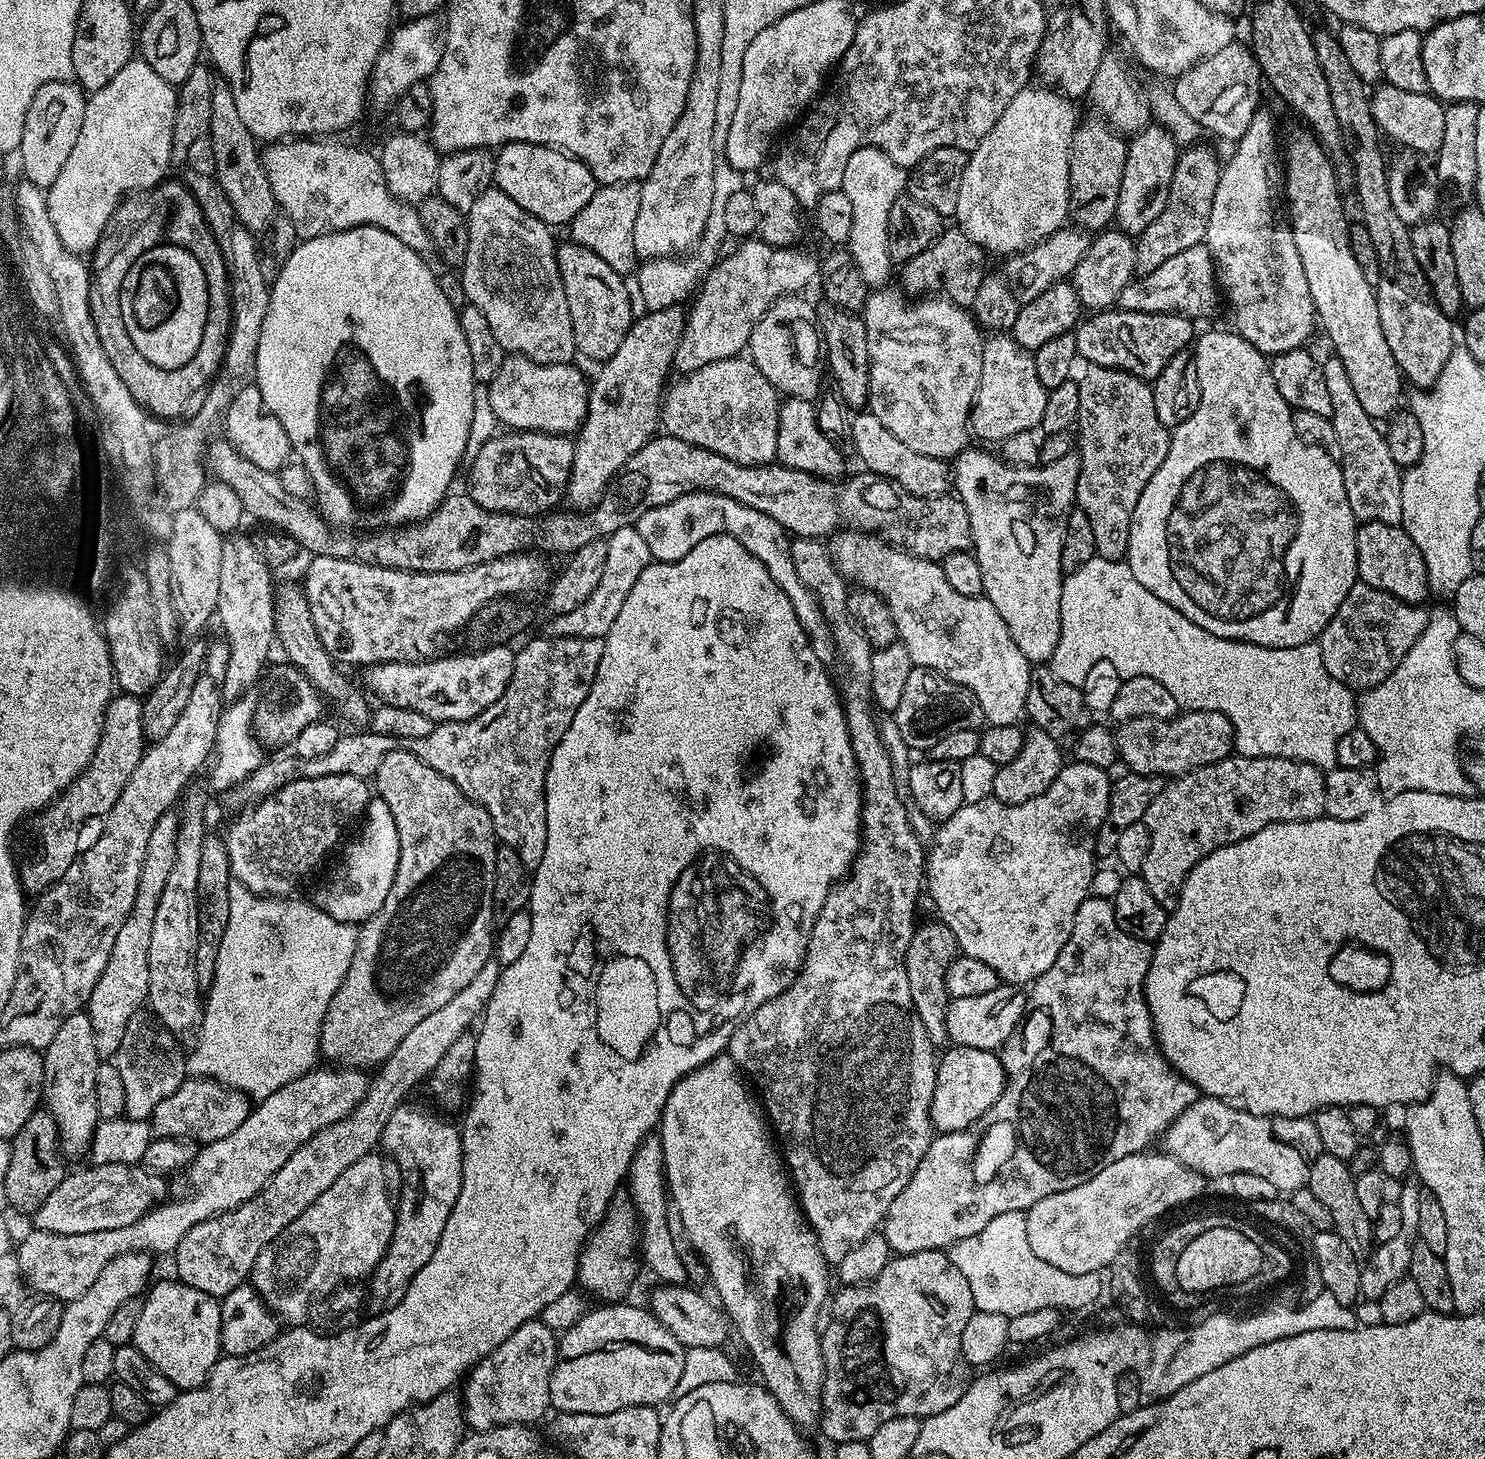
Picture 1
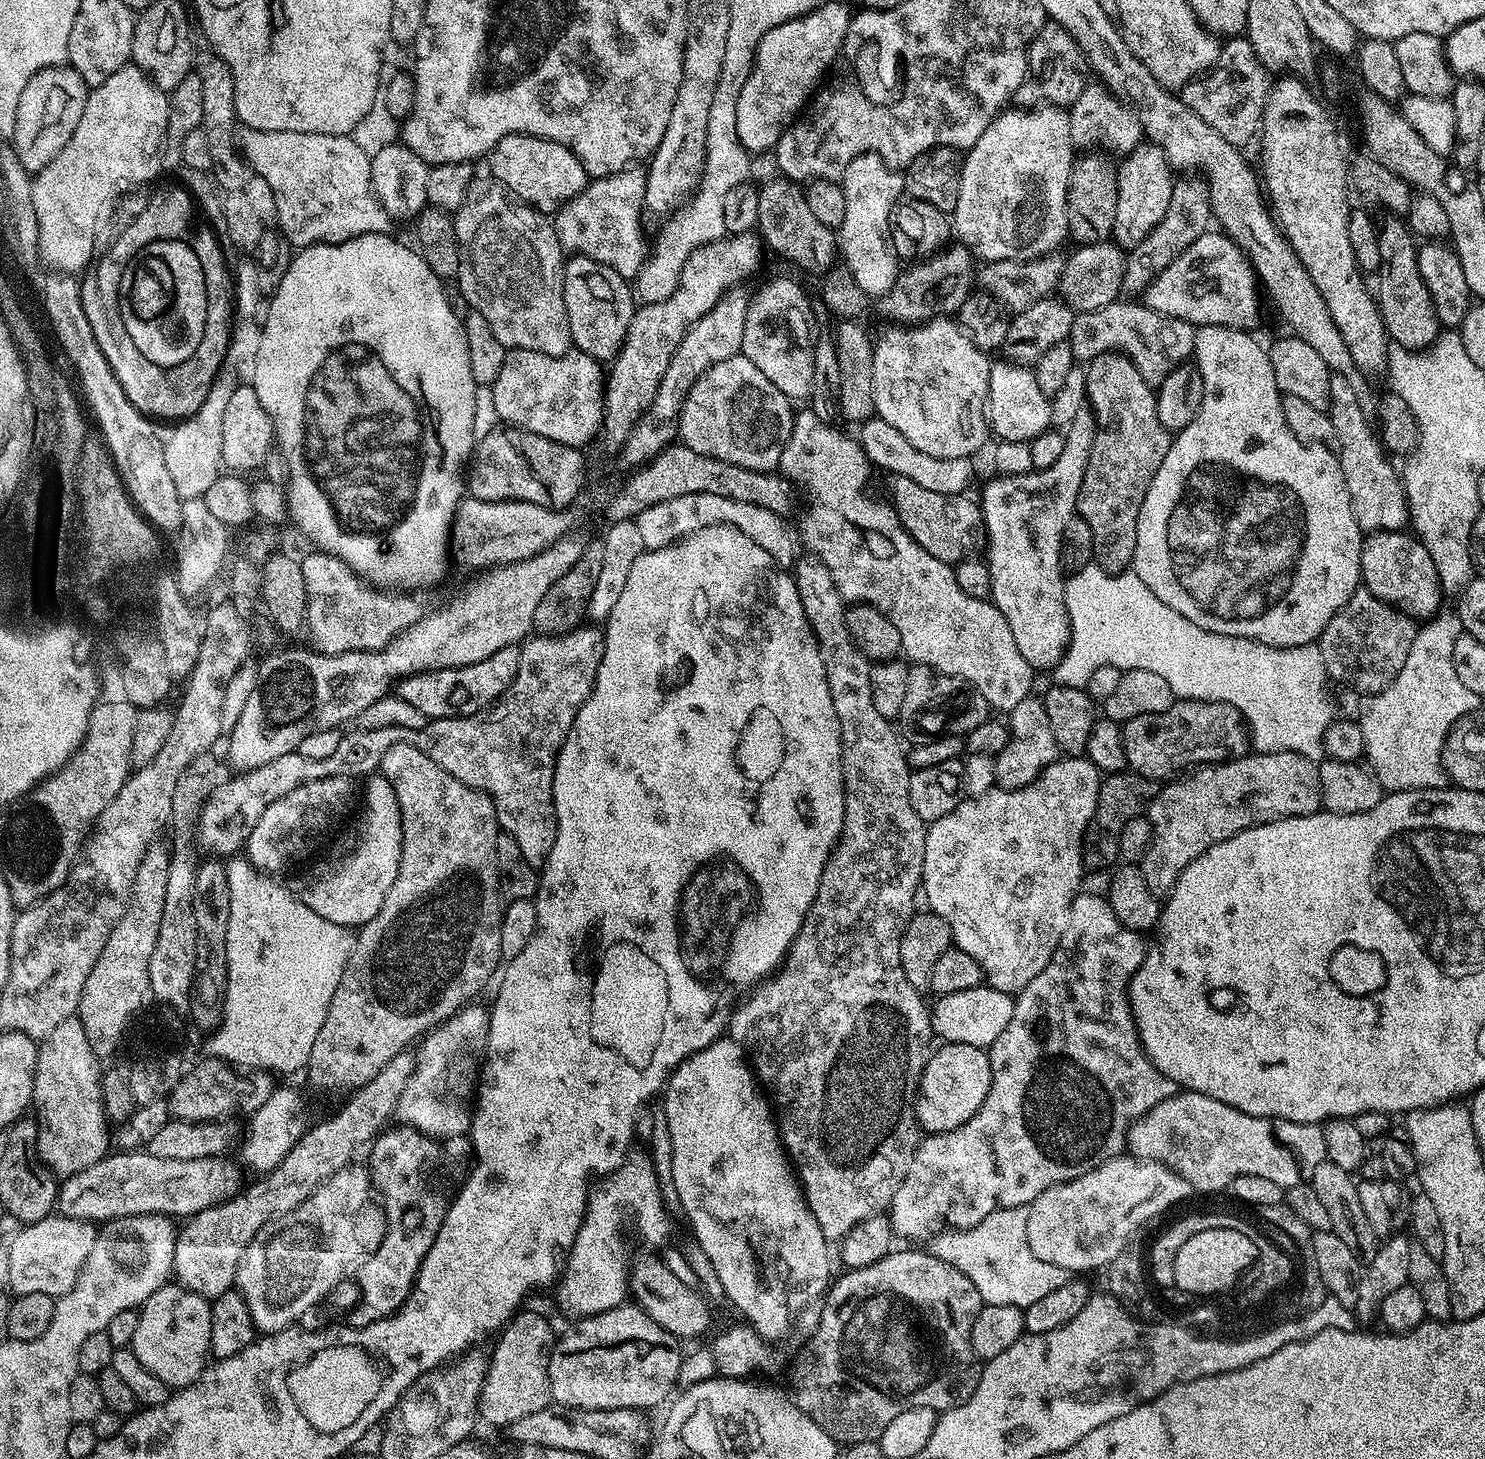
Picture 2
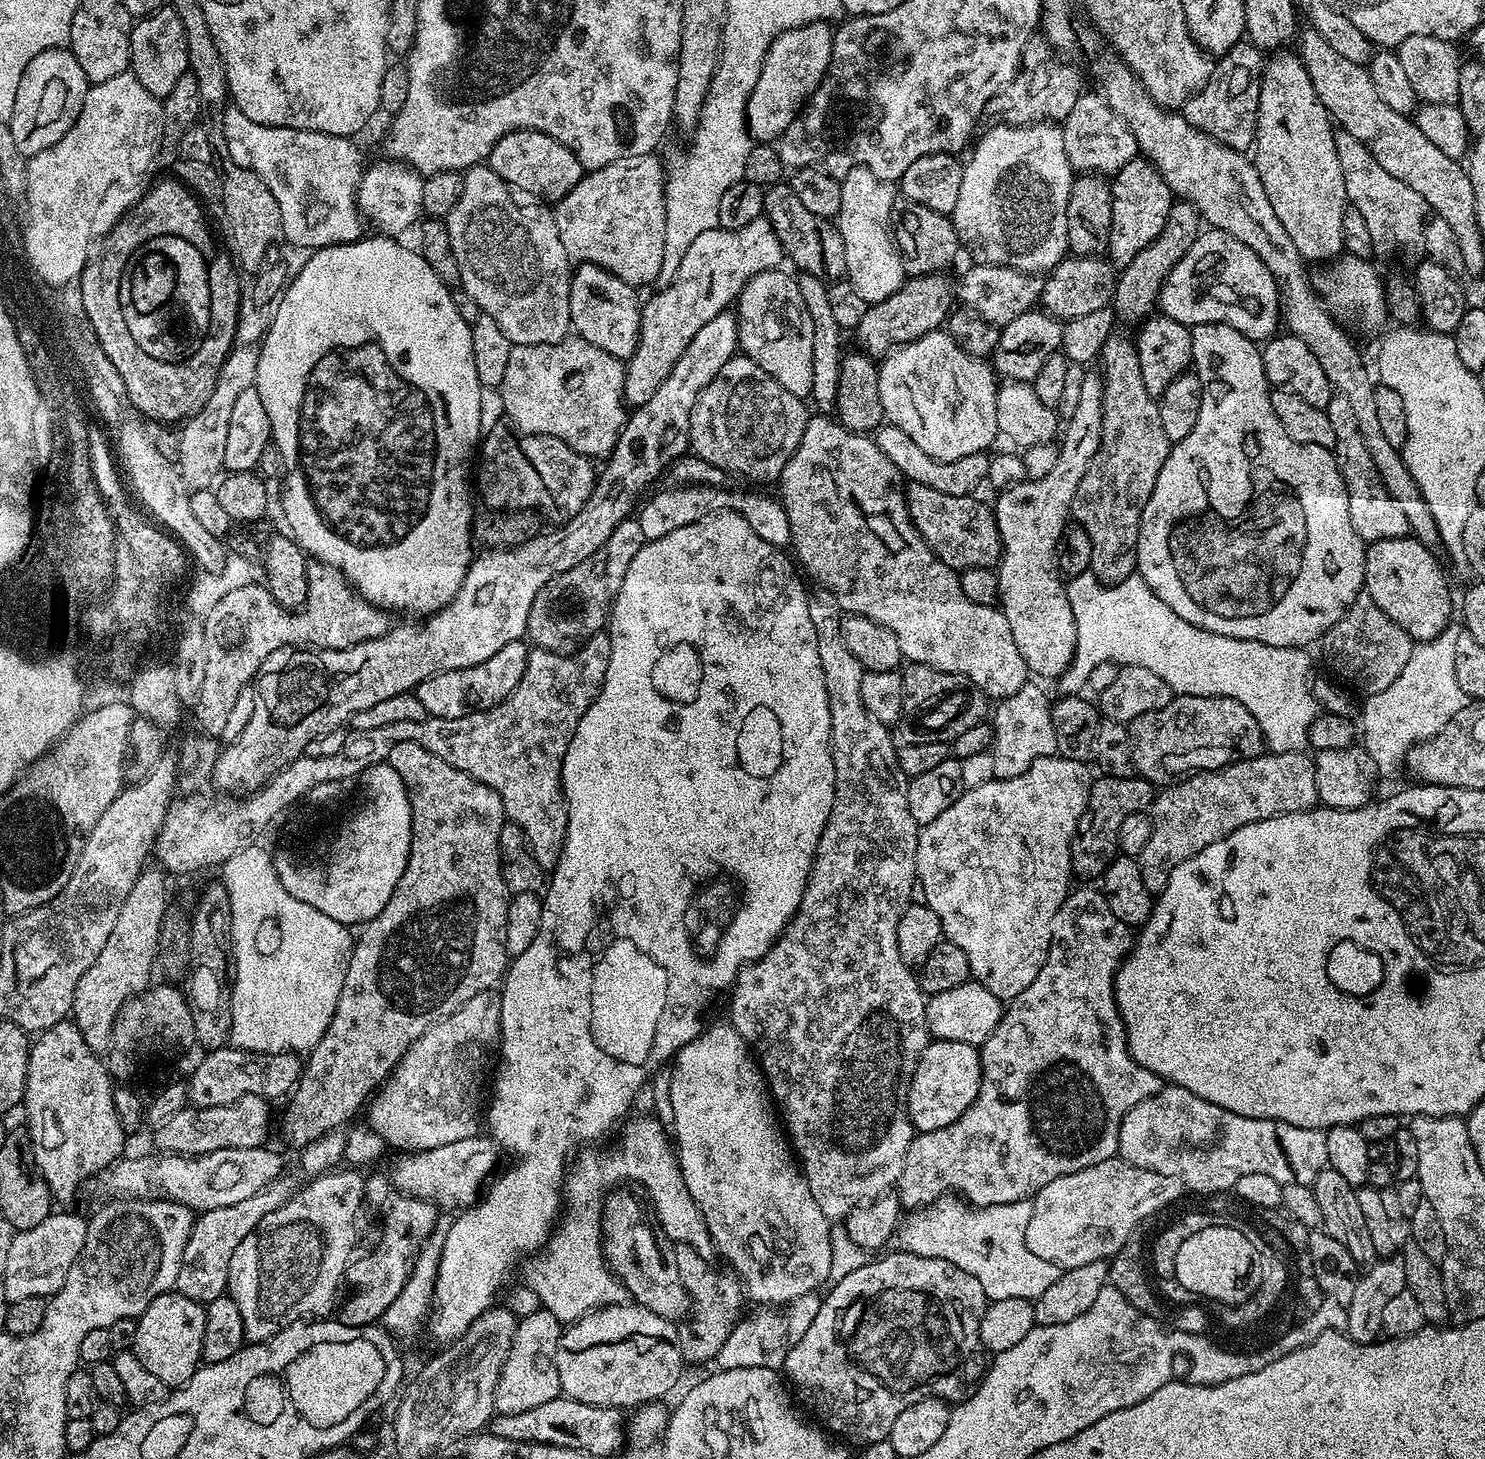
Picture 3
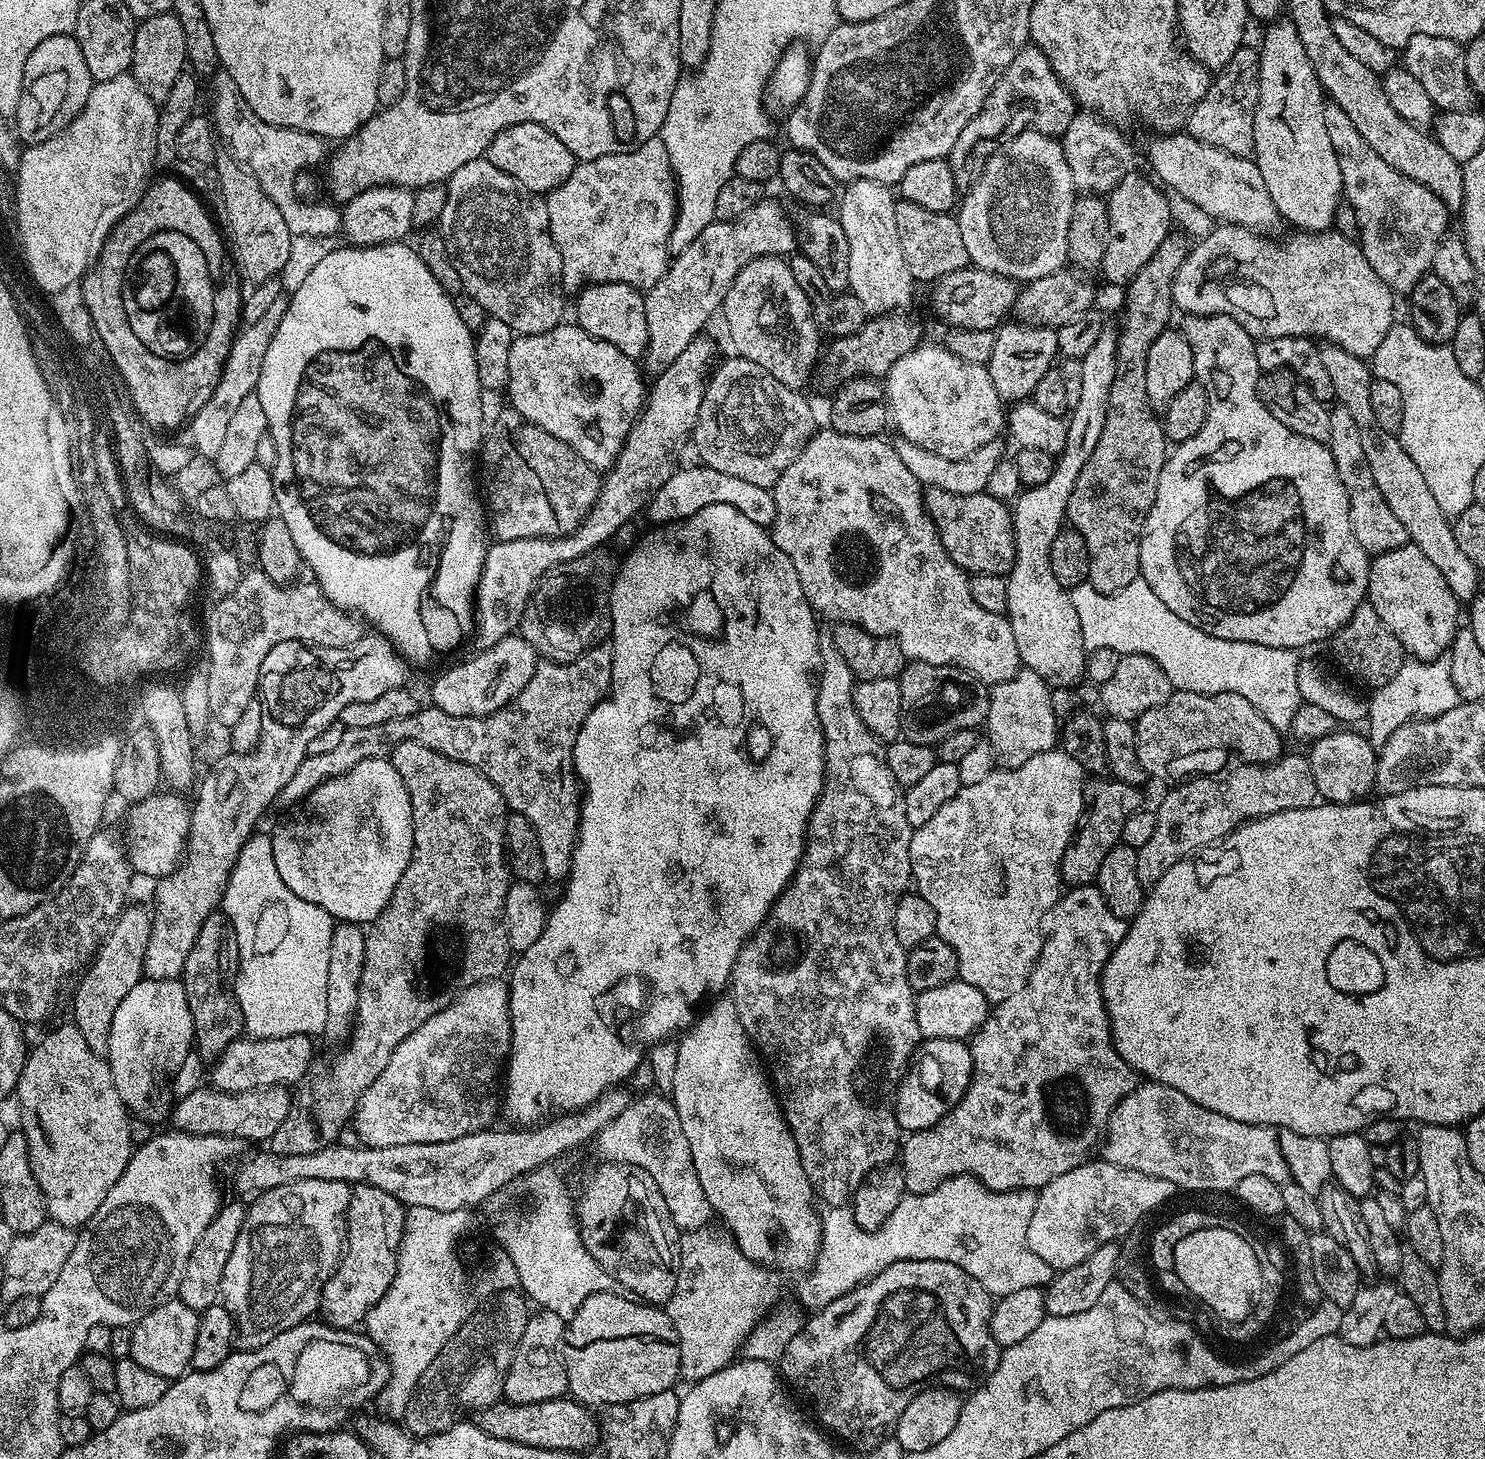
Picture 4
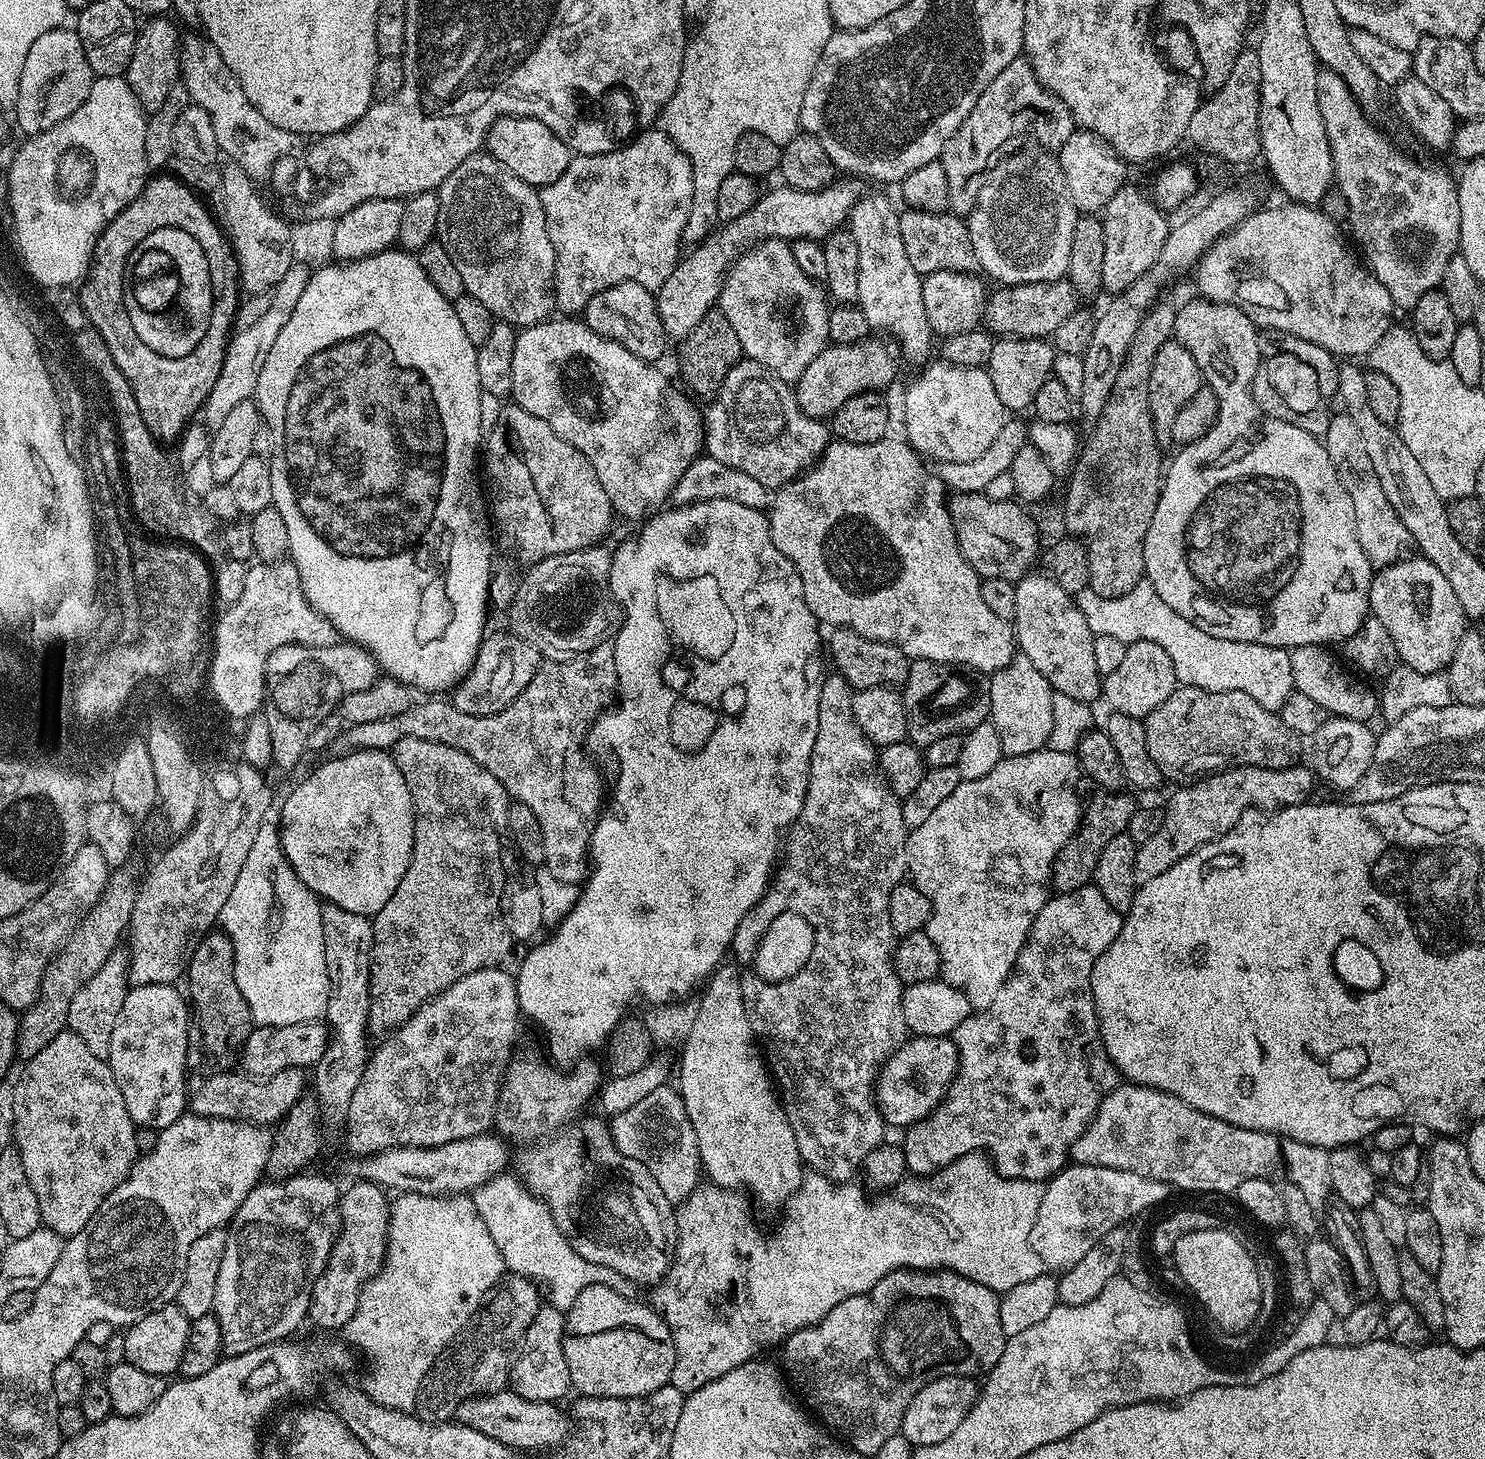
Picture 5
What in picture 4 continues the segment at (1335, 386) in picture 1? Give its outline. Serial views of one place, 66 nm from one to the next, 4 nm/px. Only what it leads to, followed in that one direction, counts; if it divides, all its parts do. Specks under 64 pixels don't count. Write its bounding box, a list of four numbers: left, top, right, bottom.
[1327,406,1409,557]

